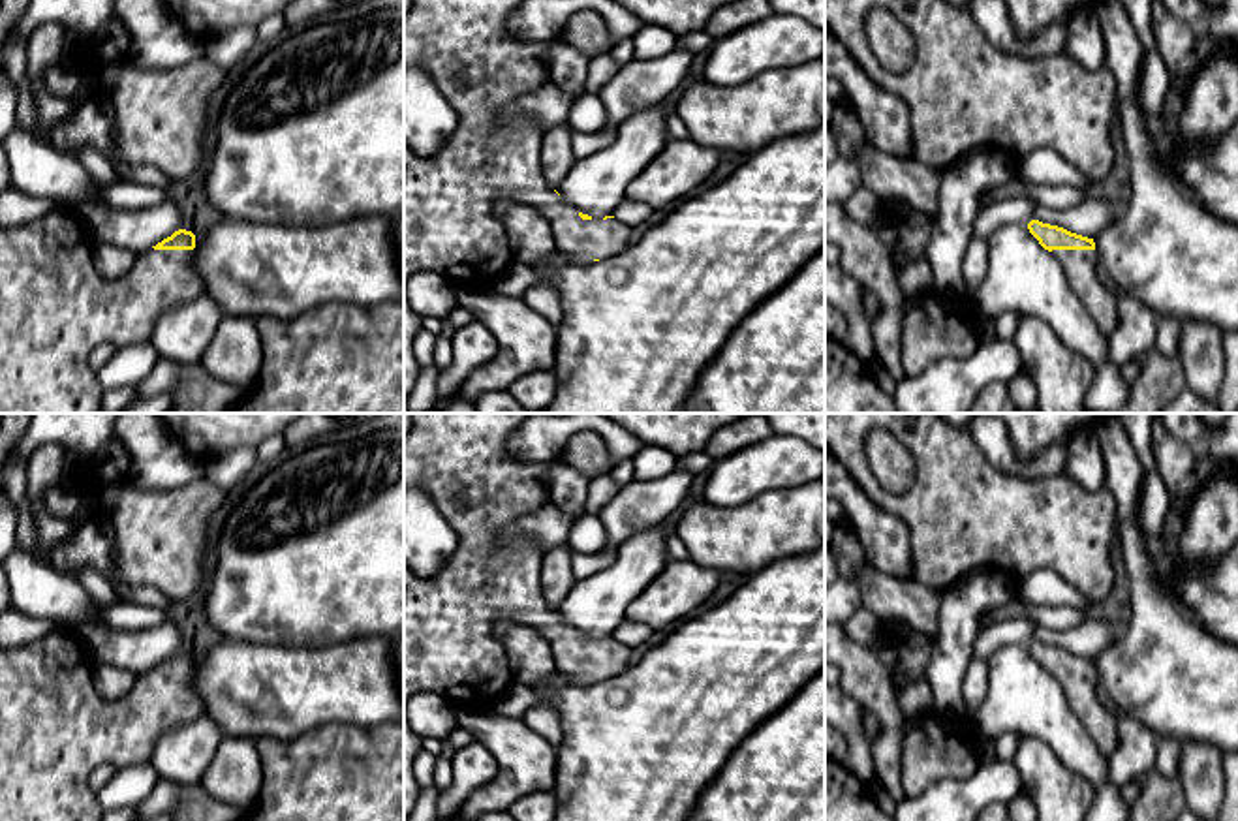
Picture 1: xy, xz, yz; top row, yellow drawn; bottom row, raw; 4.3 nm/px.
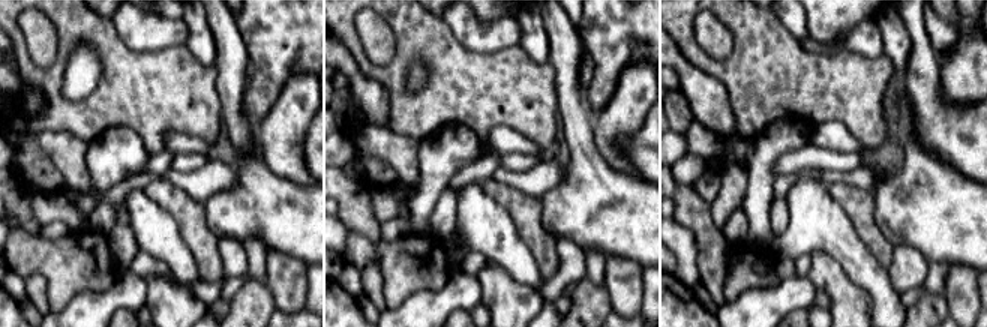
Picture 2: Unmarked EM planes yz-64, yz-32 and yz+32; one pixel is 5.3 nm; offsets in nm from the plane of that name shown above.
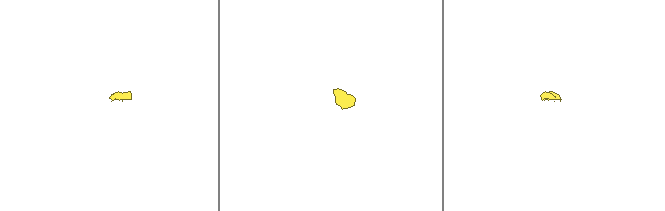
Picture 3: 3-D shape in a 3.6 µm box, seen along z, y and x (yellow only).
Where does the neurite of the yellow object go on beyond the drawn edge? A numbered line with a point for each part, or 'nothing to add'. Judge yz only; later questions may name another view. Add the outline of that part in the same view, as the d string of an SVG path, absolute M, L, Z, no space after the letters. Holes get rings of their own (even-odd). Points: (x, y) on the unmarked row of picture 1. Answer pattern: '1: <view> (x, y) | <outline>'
1: yz (1079, 686) | M1052 671L1061 686L1069 708L1084 723L1097 750L1110 757L1116 748L1116 718L1103 706L1095 693L1095 671Z

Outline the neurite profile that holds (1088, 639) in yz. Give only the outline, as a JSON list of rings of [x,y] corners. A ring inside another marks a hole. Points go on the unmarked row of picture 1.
[[[1086,620],[1065,631],[1037,627],[1033,641],[1063,648],[1071,654],[1095,659],[1106,646],[1118,641],[1122,629],[1101,620]]]

